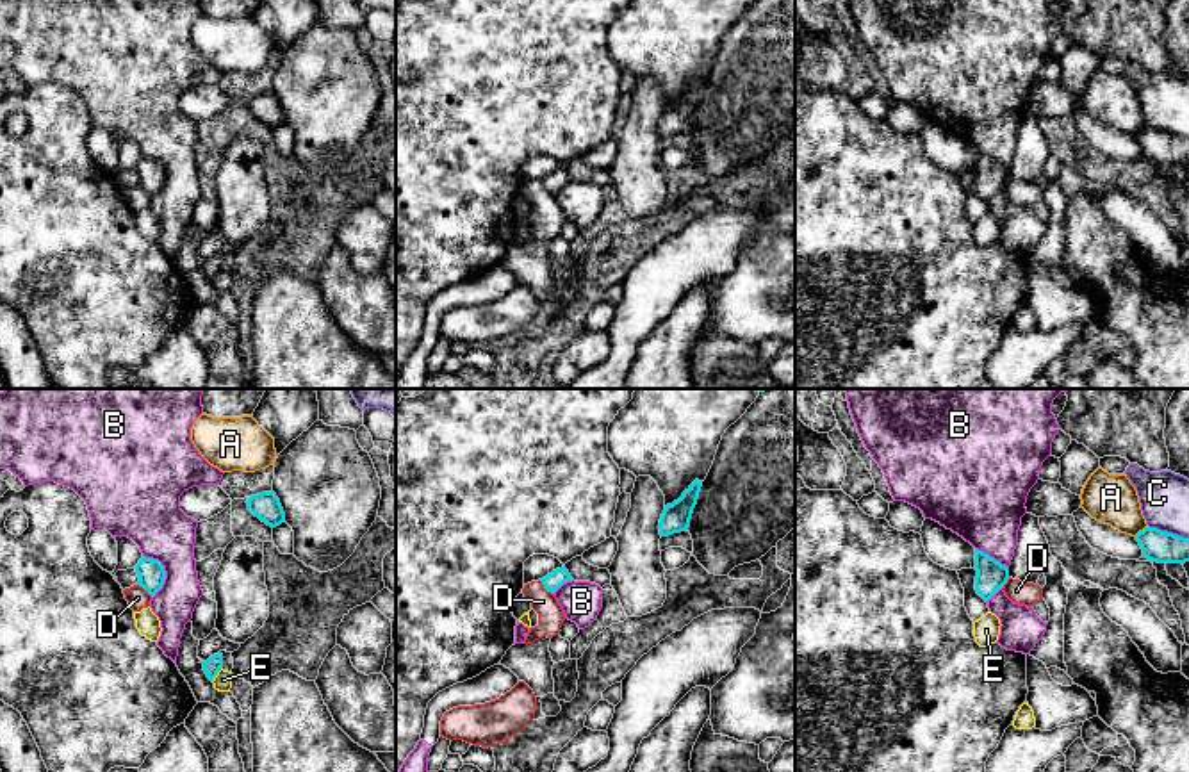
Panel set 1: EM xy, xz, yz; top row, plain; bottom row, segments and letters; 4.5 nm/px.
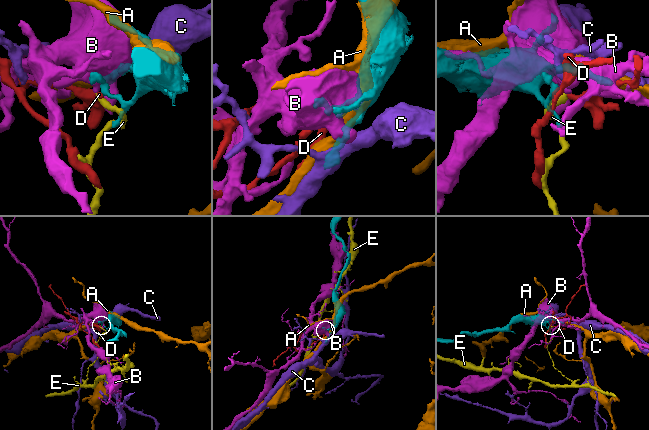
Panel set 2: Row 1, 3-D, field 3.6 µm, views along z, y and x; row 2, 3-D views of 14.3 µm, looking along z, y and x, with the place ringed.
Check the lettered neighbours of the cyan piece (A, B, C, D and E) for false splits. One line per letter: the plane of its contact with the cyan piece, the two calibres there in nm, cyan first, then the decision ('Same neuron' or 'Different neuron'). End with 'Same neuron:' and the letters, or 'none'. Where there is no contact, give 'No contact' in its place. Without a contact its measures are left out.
A: Touches cyan in yz. Thickness 140 nm (cyan) against 220 nm. Different neuron
B: Touches cyan in xy. Thickness 120 nm (cyan) against 260 nm. Different neuron
C: Touches cyan in yz. Thickness 140 nm (cyan) against 220 nm. Different neuron
D: Touches cyan in xz. Thickness 80 nm (cyan) against 120 nm. Different neuron
E: Touches cyan in xy. Thickness 80 nm (cyan) against 80 nm. Different neuron
Same neuron: none

